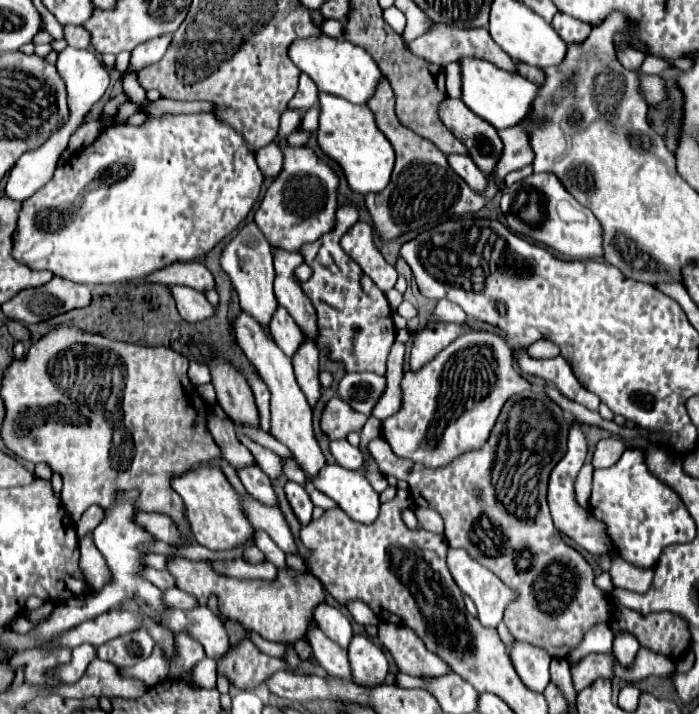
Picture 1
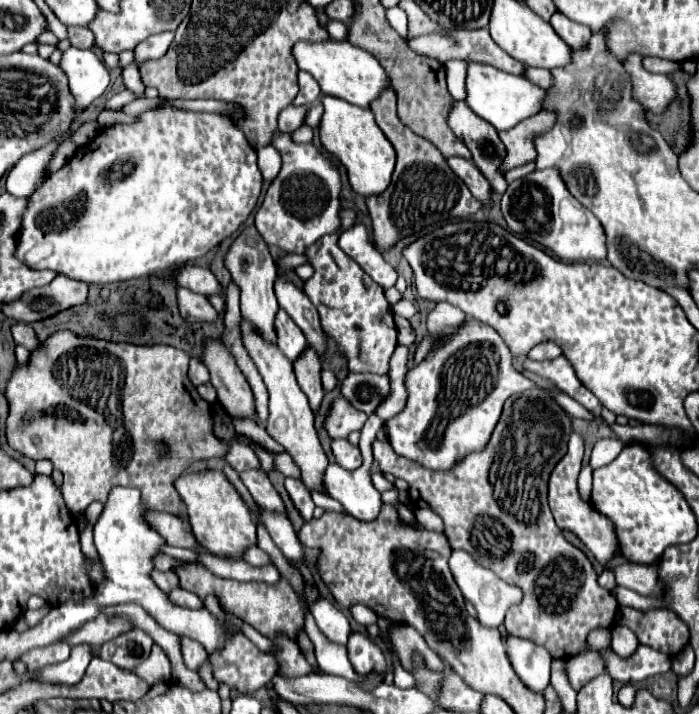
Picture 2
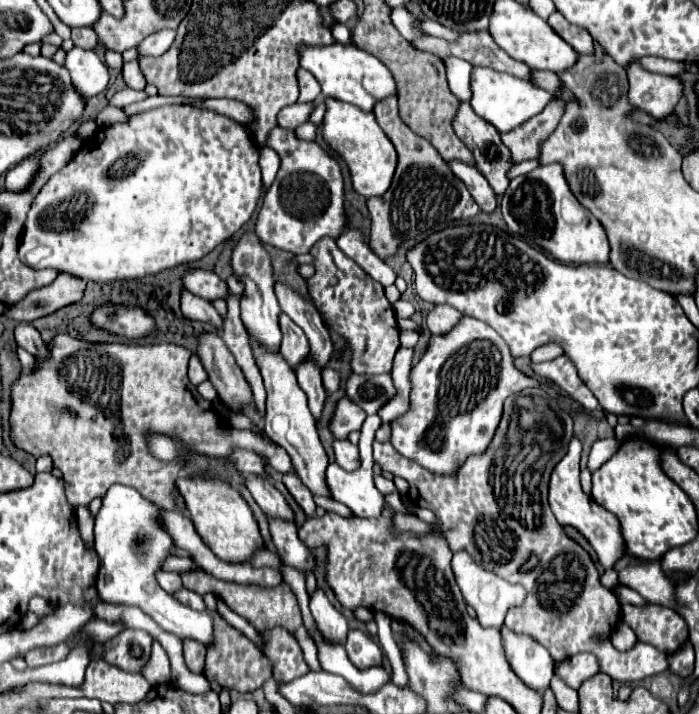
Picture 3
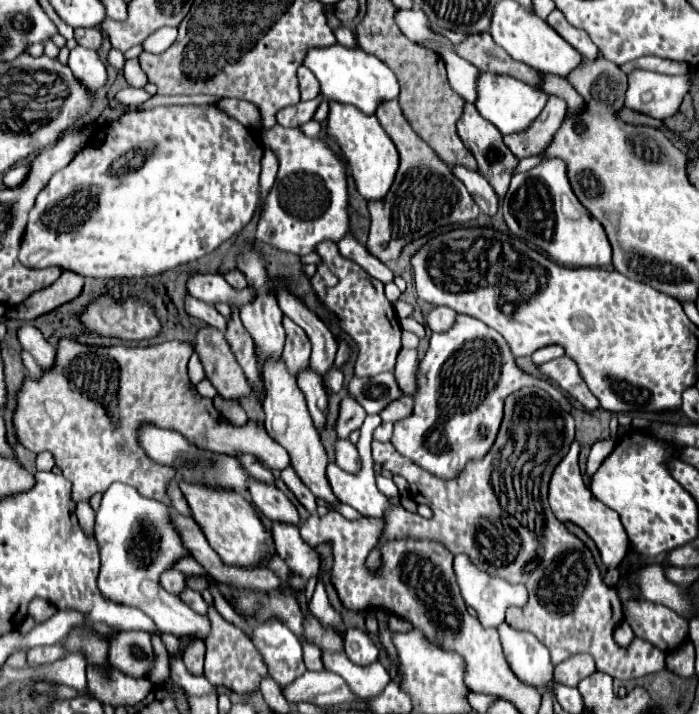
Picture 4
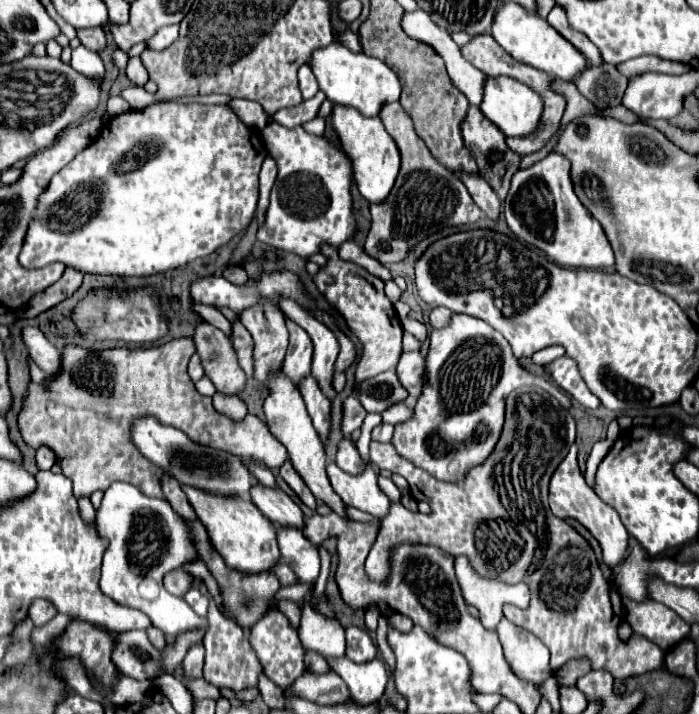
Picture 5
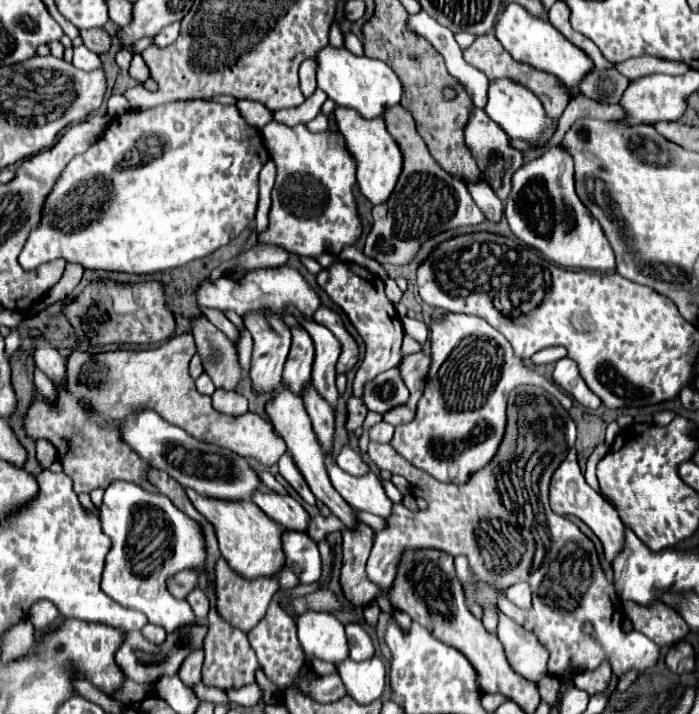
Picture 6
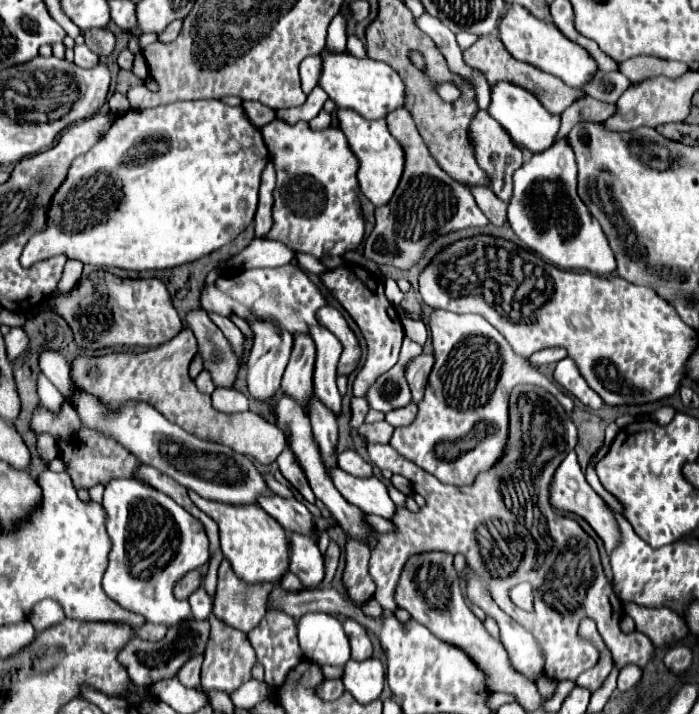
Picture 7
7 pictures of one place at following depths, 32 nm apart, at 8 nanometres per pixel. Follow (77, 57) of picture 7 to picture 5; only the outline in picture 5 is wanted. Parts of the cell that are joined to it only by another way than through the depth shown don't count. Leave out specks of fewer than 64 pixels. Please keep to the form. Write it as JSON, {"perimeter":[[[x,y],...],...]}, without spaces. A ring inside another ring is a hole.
{"perimeter":[[[78,46],[72,50],[72,58],[70,58],[70,66],[86,76],[86,78],[92,78],[92,80],[98,80],[98,82],[104,82],[104,64],[100,60],[100,56],[84,46]]]}

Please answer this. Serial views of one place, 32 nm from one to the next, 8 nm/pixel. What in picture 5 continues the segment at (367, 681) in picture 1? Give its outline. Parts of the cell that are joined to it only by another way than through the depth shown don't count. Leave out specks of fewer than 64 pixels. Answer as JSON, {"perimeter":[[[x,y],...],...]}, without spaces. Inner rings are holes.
{"perimeter":[[[350,626],[346,629],[346,656],[358,664],[374,660],[378,654],[378,648],[374,646],[368,631],[360,630],[356,626]]]}

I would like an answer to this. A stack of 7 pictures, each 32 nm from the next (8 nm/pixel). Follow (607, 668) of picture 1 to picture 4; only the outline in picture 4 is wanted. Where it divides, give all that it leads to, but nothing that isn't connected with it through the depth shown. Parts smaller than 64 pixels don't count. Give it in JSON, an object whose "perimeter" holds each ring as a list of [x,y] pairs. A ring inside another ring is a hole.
{"perimeter":[[[588,654],[588,656],[572,656],[568,660],[564,660],[562,664],[558,664],[554,668],[554,680],[566,684],[566,686],[572,686],[576,688],[578,682],[590,674],[596,672],[596,664],[594,664],[594,658]]]}

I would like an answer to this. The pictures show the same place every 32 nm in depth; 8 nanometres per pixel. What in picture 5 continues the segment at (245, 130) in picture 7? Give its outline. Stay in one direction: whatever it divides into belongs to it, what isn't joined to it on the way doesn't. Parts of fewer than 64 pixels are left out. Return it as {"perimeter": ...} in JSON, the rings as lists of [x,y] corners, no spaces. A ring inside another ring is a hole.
{"perimeter":[[[154,104],[144,110],[130,110],[112,118],[98,136],[82,150],[66,168],[62,168],[50,180],[48,188],[40,194],[38,206],[32,214],[28,234],[20,252],[20,264],[24,268],[44,268],[54,262],[76,268],[82,274],[100,274],[100,276],[152,276],[178,266],[184,266],[196,258],[212,254],[216,248],[240,234],[250,220],[254,218],[258,204],[258,174],[262,160],[266,158],[264,144],[256,130],[248,128],[238,120],[228,106],[204,106],[204,104]]]}

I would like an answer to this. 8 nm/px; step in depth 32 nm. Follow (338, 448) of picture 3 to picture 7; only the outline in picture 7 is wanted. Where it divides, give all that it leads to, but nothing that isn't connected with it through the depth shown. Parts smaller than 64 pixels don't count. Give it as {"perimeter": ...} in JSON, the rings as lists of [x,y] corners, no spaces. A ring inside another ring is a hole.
{"perimeter":[[[344,450],[338,454],[338,466],[352,476],[372,476],[372,466],[356,450]]]}

